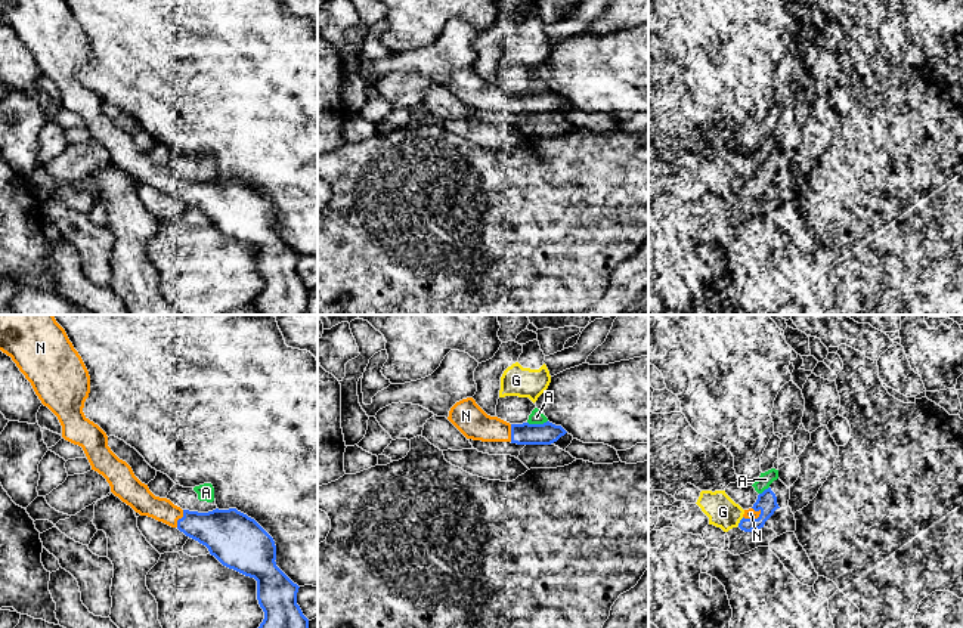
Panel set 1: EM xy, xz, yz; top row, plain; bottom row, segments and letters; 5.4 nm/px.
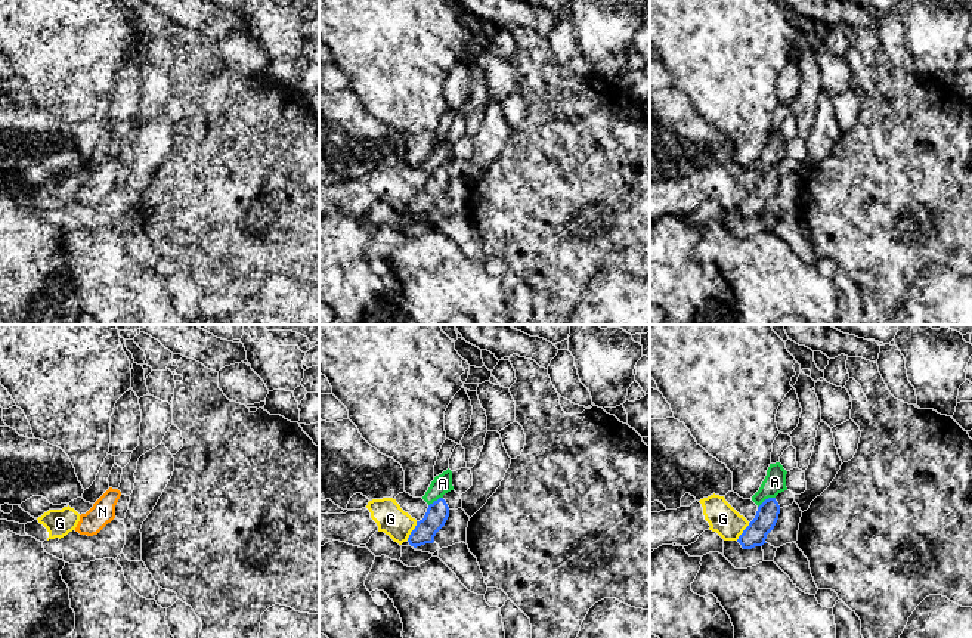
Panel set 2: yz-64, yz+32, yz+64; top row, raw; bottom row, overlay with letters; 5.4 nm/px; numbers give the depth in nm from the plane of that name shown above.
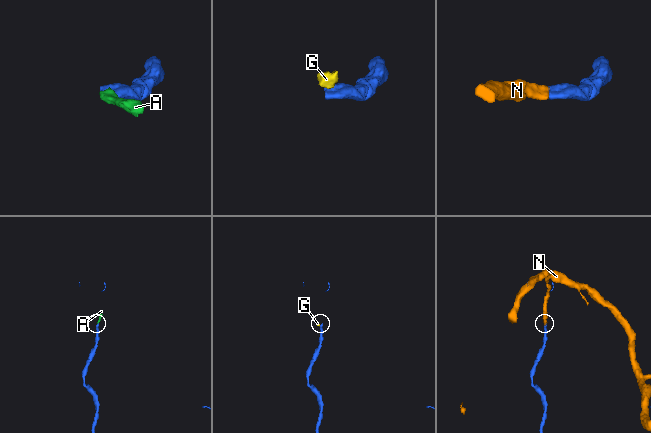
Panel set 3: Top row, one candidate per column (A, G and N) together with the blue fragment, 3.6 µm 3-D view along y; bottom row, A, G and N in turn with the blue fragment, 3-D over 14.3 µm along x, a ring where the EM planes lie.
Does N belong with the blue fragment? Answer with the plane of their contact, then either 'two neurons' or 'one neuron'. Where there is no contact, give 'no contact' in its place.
contact in yz; one neuron

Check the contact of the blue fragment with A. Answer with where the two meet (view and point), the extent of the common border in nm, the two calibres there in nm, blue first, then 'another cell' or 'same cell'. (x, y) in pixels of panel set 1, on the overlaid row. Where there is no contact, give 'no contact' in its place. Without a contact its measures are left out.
contact xz (536, 424); length 110 nm; calibres 120 and 80 nm; another cell

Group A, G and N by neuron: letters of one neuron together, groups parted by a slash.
A G / N

